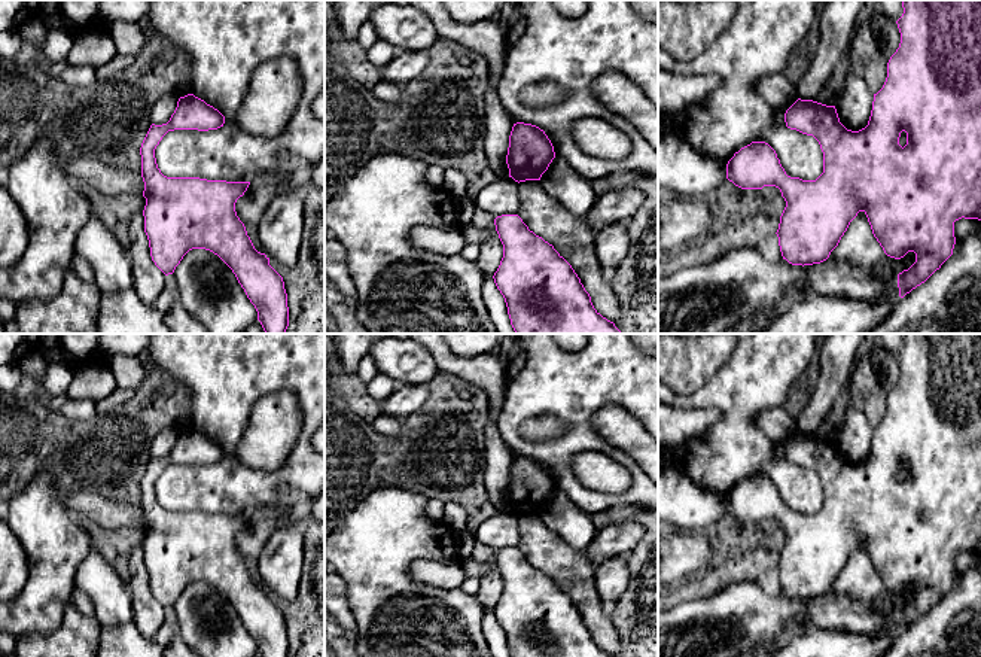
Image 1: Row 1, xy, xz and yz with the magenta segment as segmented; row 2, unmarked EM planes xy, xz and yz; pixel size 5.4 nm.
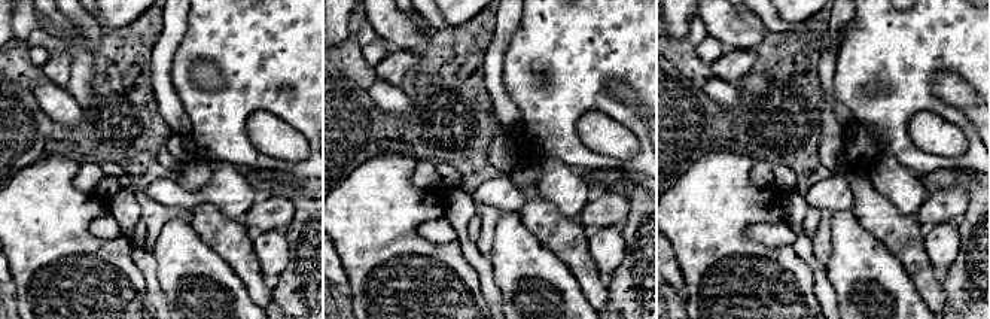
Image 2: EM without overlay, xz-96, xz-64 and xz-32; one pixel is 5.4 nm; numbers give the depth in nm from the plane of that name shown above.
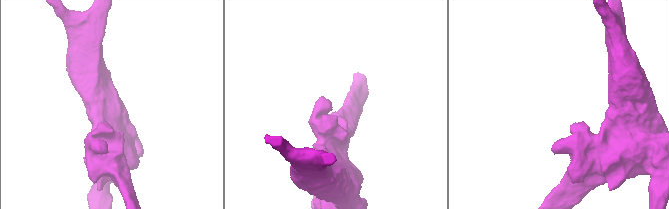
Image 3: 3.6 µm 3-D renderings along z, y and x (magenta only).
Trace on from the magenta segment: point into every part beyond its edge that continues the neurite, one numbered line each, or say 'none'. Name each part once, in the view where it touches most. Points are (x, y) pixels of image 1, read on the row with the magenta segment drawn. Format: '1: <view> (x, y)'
none

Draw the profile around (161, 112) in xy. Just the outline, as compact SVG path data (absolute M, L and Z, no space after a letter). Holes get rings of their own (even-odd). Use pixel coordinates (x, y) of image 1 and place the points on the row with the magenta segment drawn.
M171 92L162 95L150 110L150 122L155 125L167 124L177 107L179 97Z

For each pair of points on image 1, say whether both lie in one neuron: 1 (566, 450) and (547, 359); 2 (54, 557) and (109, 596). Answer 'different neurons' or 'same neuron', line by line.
1: same neuron
2: different neurons

